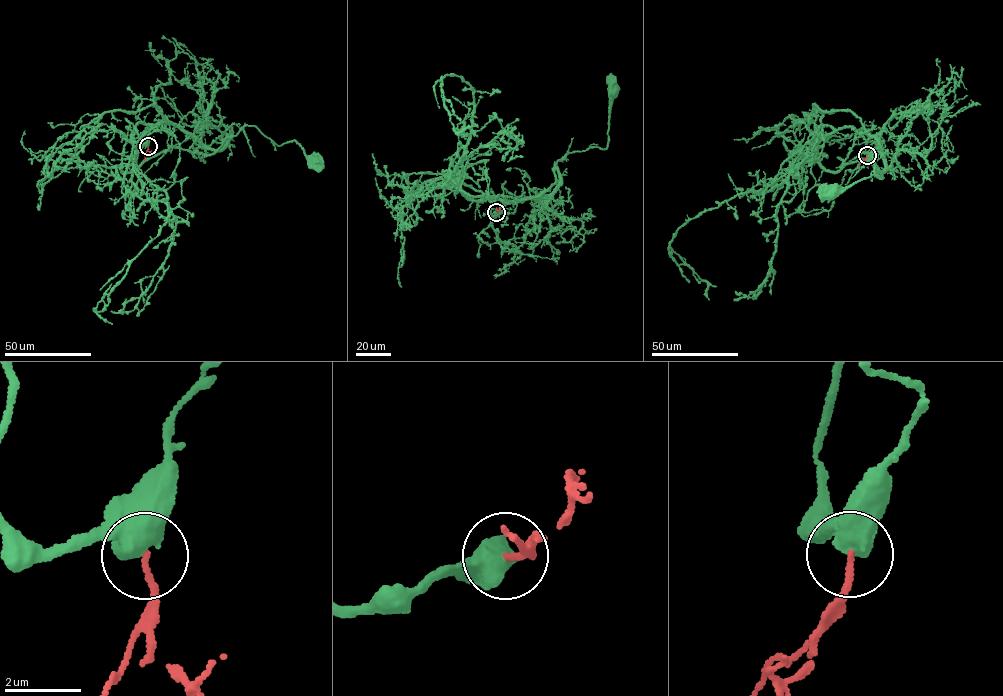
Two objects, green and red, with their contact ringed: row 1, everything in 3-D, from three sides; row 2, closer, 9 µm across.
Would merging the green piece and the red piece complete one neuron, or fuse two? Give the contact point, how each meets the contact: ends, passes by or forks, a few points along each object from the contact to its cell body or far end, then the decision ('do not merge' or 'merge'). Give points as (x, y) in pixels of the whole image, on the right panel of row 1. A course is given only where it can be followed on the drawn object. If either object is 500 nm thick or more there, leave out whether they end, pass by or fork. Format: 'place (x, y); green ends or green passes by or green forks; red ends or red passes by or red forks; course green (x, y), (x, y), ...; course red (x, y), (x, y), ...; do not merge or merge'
place (867, 155); course green (866, 155), (867, 138), (878, 133), (883, 170), (867, 159), (871, 151), (883, 179), (872, 175), (833, 194); course red (866, 155), (858, 167); do not merge

